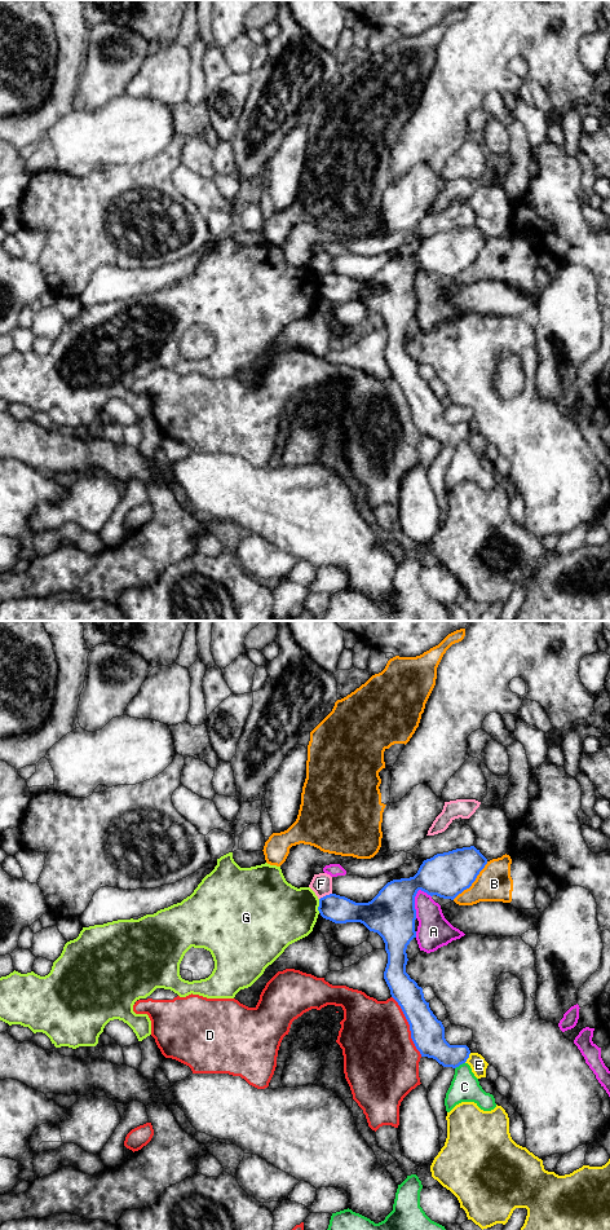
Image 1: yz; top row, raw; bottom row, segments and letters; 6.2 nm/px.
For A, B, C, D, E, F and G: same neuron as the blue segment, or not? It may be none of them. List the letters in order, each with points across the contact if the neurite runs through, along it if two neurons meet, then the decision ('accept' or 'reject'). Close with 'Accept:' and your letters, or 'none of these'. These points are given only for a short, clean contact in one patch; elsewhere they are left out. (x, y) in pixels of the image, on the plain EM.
A: reject
B: reject
C: reject
D: reject
E: reject
F: reject
G: reject
Accept: none of these

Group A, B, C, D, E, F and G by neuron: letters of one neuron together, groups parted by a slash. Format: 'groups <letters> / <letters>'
groups A / B / C / D / E / F / G

